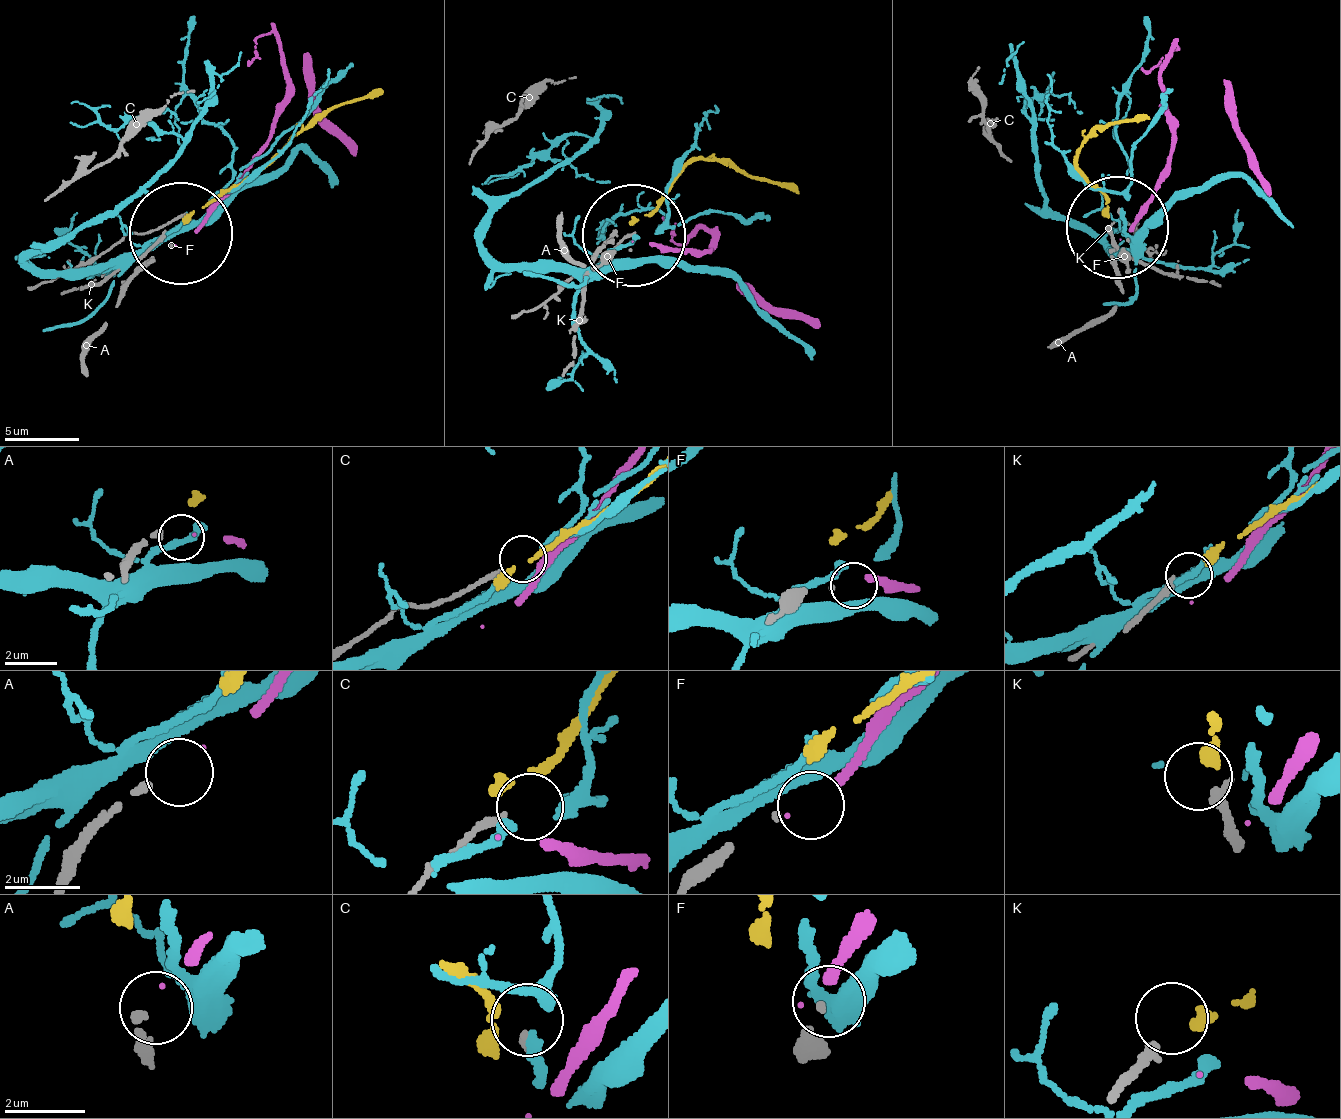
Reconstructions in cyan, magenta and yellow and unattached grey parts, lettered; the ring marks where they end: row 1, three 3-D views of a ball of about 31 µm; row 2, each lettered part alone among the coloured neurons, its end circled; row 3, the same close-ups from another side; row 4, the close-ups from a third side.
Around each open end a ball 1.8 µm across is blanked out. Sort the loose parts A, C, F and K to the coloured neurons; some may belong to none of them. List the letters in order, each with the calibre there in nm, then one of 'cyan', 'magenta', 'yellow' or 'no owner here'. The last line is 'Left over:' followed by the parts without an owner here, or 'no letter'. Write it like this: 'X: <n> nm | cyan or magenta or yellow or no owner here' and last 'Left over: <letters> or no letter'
A: 190 nm | magenta
C: 170 nm | no owner here
F: 100 nm | no owner here
K: 280 nm | yellow
Left over: C, F

